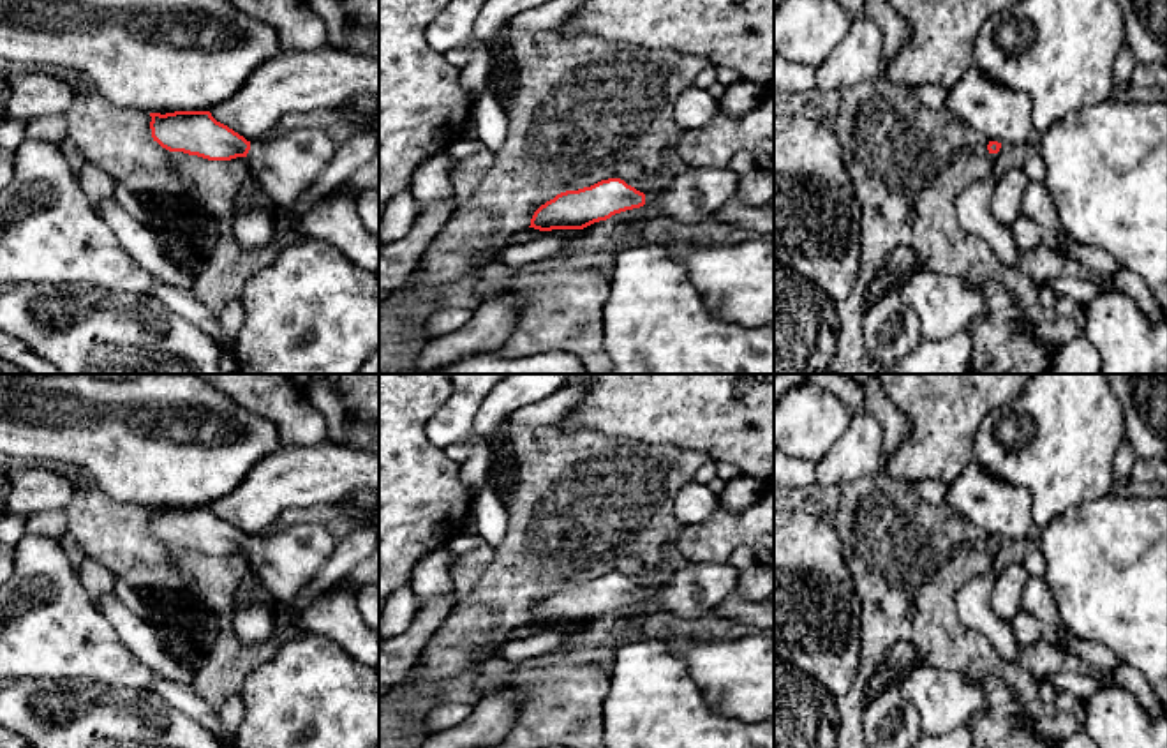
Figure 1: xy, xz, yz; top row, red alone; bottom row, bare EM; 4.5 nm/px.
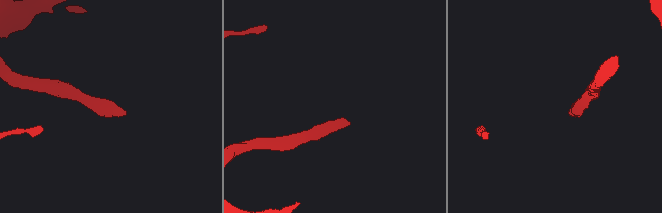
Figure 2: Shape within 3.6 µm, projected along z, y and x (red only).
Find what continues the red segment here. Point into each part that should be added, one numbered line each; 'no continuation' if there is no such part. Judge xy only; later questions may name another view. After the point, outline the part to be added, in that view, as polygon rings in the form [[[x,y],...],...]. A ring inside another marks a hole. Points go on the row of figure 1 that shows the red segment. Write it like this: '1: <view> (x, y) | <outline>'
1: xy (288, 164) | [[[282,129],[271,139],[250,143],[247,153],[252,178],[273,199],[291,228],[300,221],[298,198],[308,191],[331,162],[338,145],[323,129]]]

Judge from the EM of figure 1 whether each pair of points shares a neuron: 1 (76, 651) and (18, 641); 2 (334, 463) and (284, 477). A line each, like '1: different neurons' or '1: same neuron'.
1: same neuron
2: same neuron

